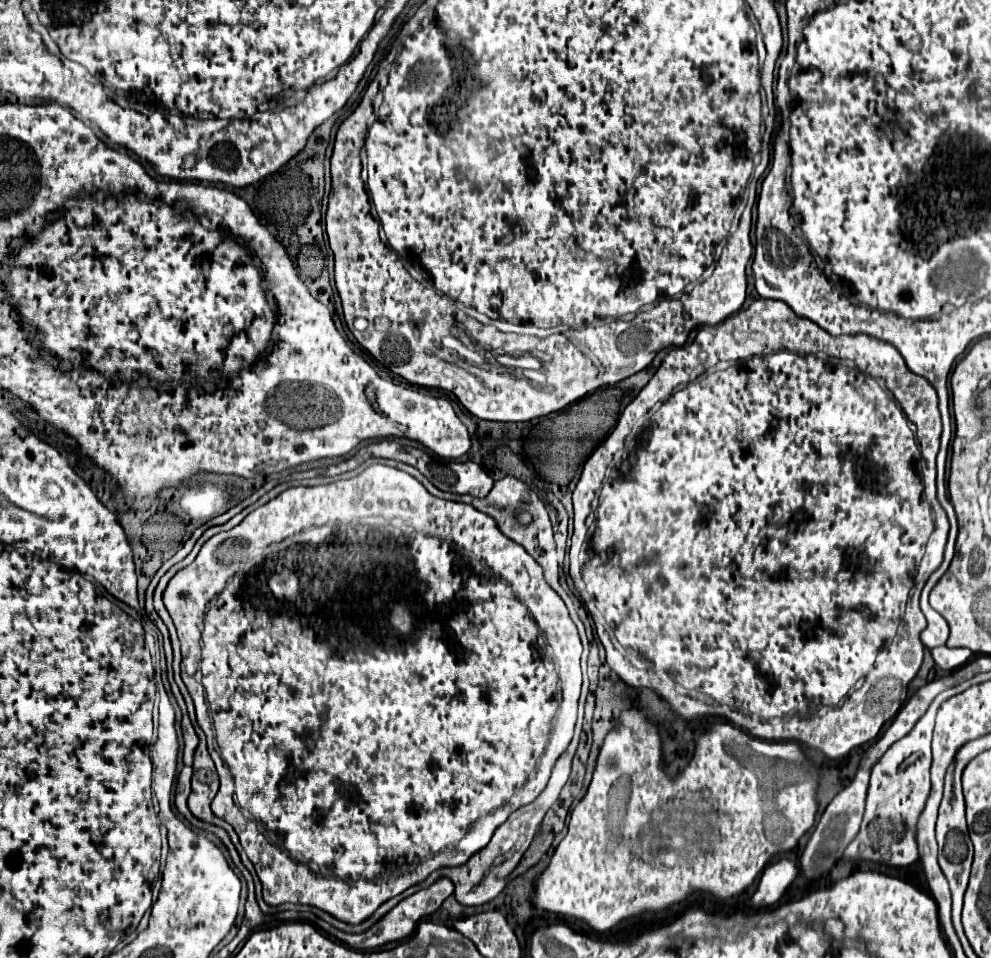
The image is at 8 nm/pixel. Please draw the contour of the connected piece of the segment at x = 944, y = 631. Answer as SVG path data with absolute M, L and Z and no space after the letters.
M927 624L927 628L921 632L921 642L927 648L943 646L949 638L949 624Z

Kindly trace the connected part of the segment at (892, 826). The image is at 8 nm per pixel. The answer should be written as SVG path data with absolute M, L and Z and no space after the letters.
M955 688L941 692L931 702L923 718L913 726L913 730L907 736L903 736L899 742L895 742L873 766L863 822L857 836L845 848L845 854L843 854L845 858L865 858L873 862L891 864L891 866L909 866L919 858L917 840L915 840L917 816L913 816L913 812L915 812L915 806L925 806L929 790L931 790L929 766L932 764L931 742L935 712L945 700L949 700L955 694L957 694Z

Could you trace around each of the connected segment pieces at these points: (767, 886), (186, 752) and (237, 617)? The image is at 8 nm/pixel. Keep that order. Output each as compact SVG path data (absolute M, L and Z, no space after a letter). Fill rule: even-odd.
M781 858L779 862L769 864L763 870L759 886L751 898L751 906L753 908L773 906L783 896L783 890L797 878L797 874L799 874L799 868L789 858Z
M187 716L183 718L181 728L183 728L183 742L185 742L185 746L183 746L183 764L185 764L185 766L191 766L191 762L193 762L193 752L195 752L195 748L197 748L199 738L197 738L195 728L193 728L193 724L191 724L191 720L189 720Z
M373 464L373 466L365 468L361 474L357 474L355 478L349 478L349 480L339 480L339 482L333 482L333 484L313 486L313 488L297 486L297 488L289 488L289 490L281 492L277 498L269 500L265 506L259 506L249 516L245 516L245 520L239 526L235 526L233 530L221 532L221 534L215 534L213 538L209 538L203 544L203 548L199 550L197 558L187 568L179 570L169 580L165 592L163 592L163 602L165 602L169 614L171 614L173 622L175 622L175 628L177 628L177 634L179 634L179 640L181 640L183 660L191 660L193 664L199 666L201 686L203 686L201 692L205 692L205 698L206 696L209 698L209 712L213 720L215 742L219 744L220 751L209 752L220 780L220 787L211 803L211 809L213 814L227 820L235 828L235 832L237 832L237 836L241 840L241 846L247 852L249 860L253 862L255 872L257 872L257 876L259 876L259 880L263 884L263 900L269 906L279 906L283 902L309 904L309 906L315 906L319 910L329 912L337 920L343 920L343 922L349 922L349 924L363 922L385 900L389 900L389 898L405 892L407 888L423 882L433 870L437 870L441 866L459 866L465 860L469 860L475 852L485 848L489 844L493 832L509 818L509 814L513 814L517 808L533 802L543 792L557 758L565 752L565 748L569 746L571 736L574 733L577 700L579 700L579 690L581 690L579 658L581 658L583 646L579 642L579 634L577 634L577 628L575 628L573 620L567 616L569 612L567 612L565 602L561 600L561 596L555 590L549 588L549 584L543 578L541 566L525 552L523 546L519 546L517 542L507 538L497 528L497 524L495 524L495 520L491 516L475 510L469 504L459 504L459 502L435 498L413 476L397 468L385 466L385 464ZM287 576L295 576L295 584L291 580L291 588L287 584ZM399 604L407 612L407 614L403 614L405 622L399 620Z

